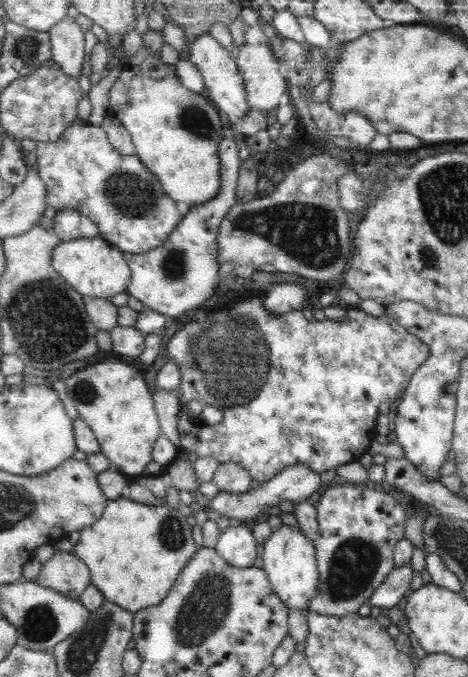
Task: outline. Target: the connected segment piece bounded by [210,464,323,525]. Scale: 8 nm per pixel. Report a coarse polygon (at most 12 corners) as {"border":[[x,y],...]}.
{"border":[[288,466],[247,493],[220,491],[211,515],[246,525],[267,520],[265,508],[307,501],[321,475]]}

